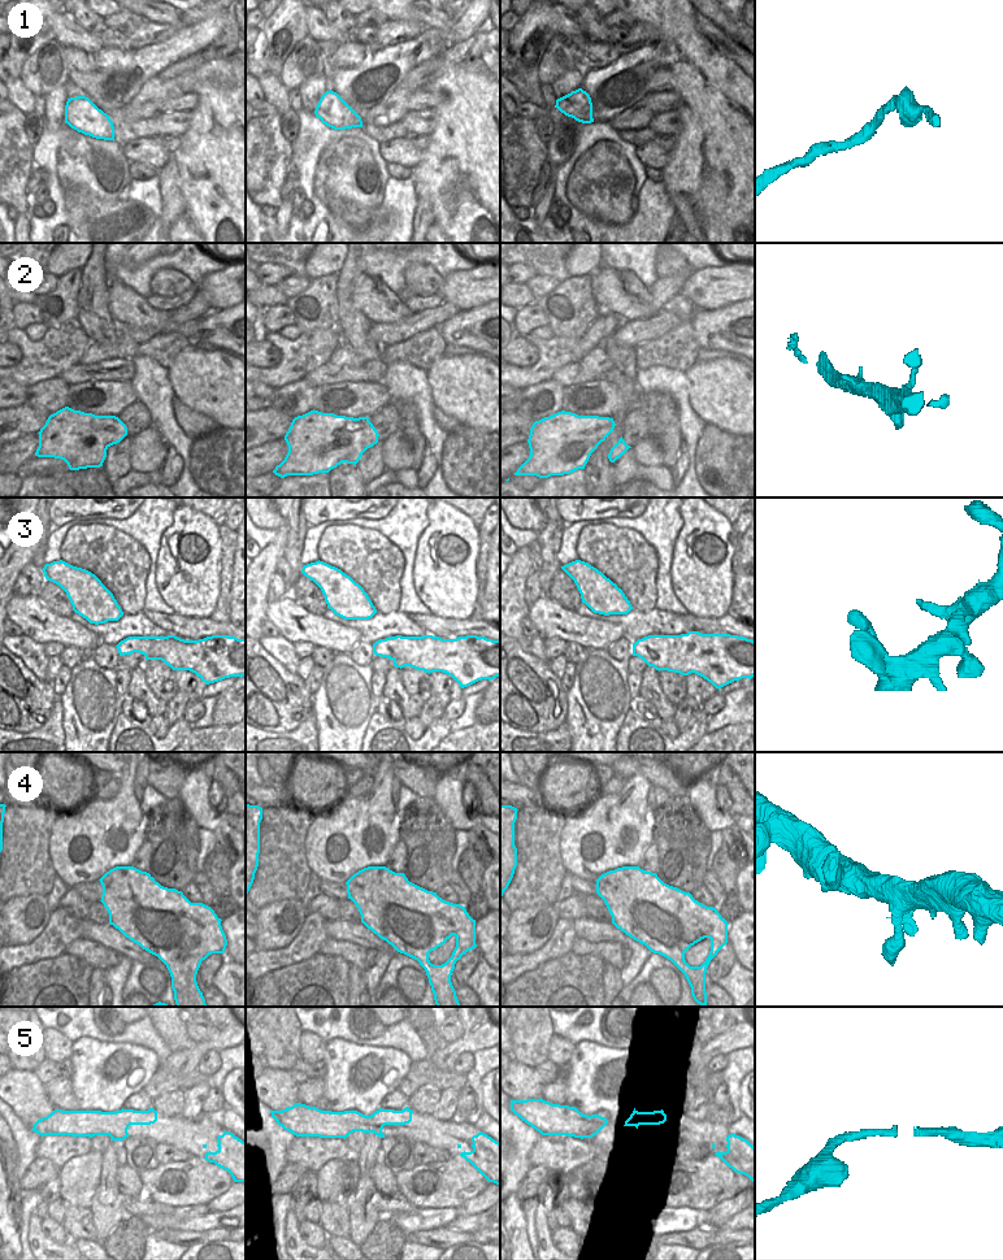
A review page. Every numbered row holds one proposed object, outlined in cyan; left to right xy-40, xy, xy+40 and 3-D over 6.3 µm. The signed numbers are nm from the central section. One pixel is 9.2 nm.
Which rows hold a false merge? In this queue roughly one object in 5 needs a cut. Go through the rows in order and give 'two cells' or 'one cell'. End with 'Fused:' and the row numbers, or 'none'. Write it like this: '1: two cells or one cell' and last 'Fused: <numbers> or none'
1: one cell
2: one cell
3: one cell
4: one cell
5: one cell
Fused: none

